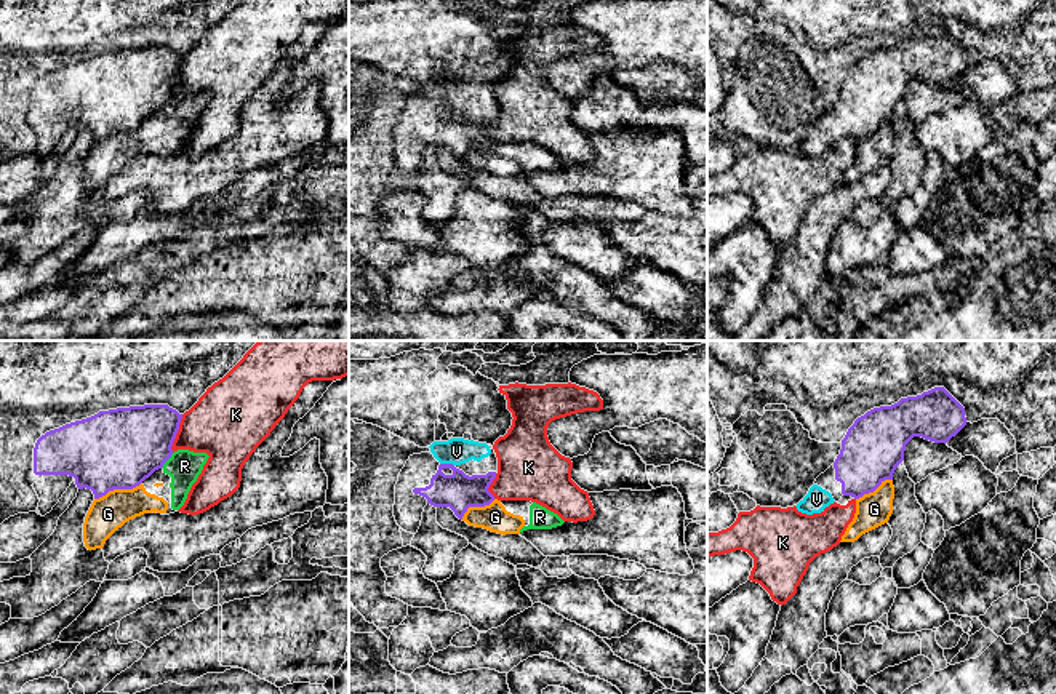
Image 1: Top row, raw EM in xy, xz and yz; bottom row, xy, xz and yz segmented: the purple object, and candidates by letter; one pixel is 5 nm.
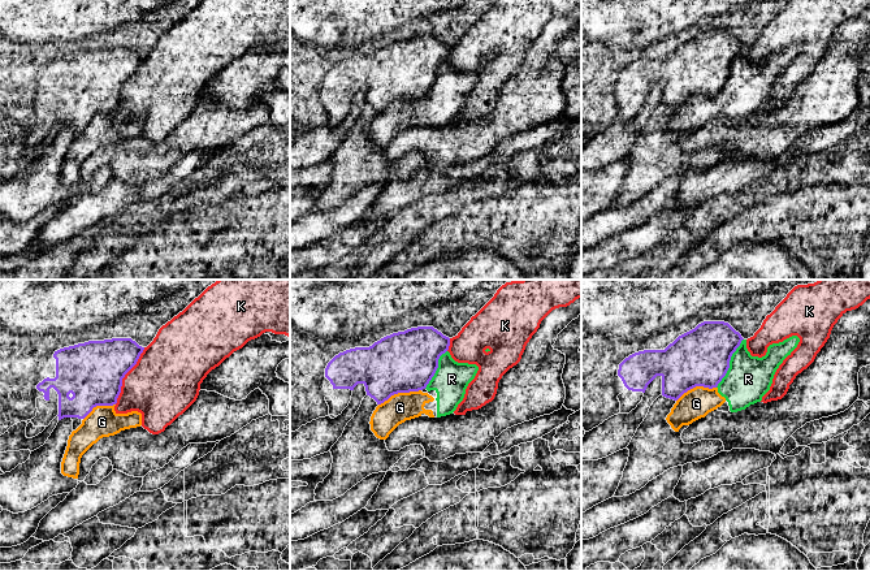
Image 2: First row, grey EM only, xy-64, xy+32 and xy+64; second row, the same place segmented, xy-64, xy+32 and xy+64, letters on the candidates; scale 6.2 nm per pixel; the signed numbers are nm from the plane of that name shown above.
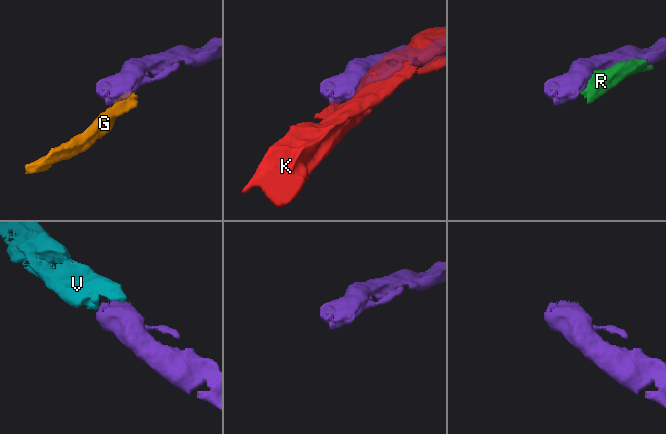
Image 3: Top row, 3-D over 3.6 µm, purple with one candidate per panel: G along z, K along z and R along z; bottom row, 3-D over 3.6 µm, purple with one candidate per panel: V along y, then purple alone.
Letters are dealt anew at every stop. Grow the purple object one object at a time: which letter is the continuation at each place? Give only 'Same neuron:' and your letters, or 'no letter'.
Same neuron: V

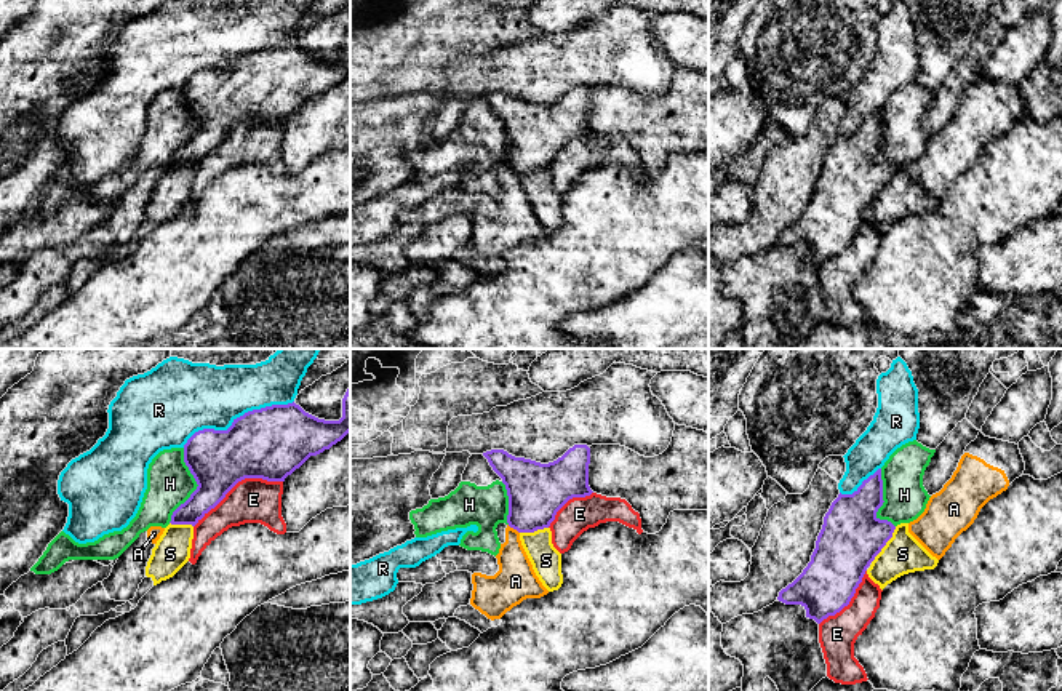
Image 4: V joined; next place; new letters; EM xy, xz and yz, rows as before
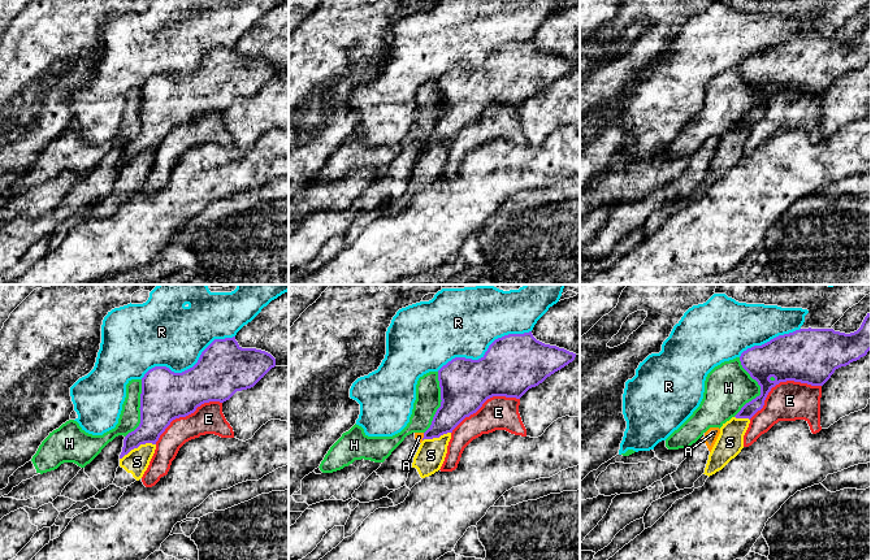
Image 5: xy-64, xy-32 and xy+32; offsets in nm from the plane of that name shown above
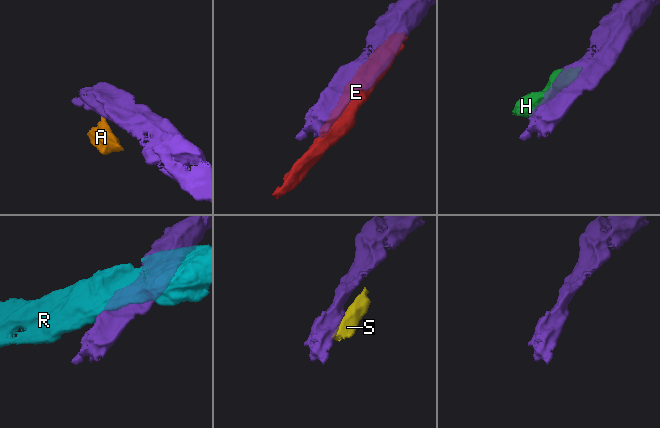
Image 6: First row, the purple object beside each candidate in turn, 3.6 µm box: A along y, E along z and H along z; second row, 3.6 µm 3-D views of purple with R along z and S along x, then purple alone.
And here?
Same neuron: no letter

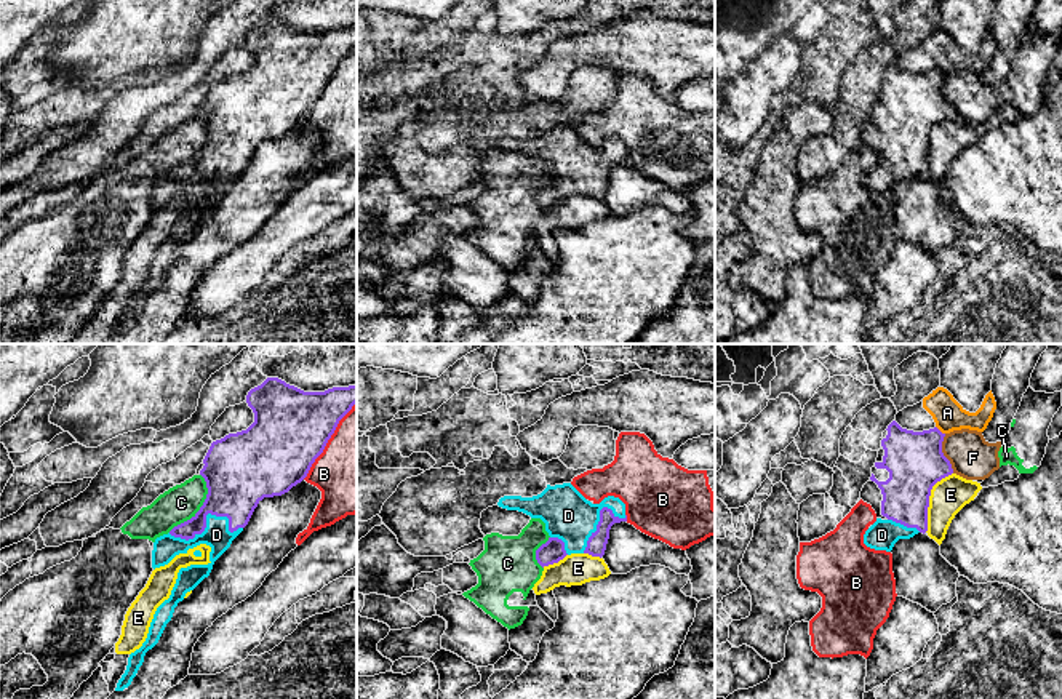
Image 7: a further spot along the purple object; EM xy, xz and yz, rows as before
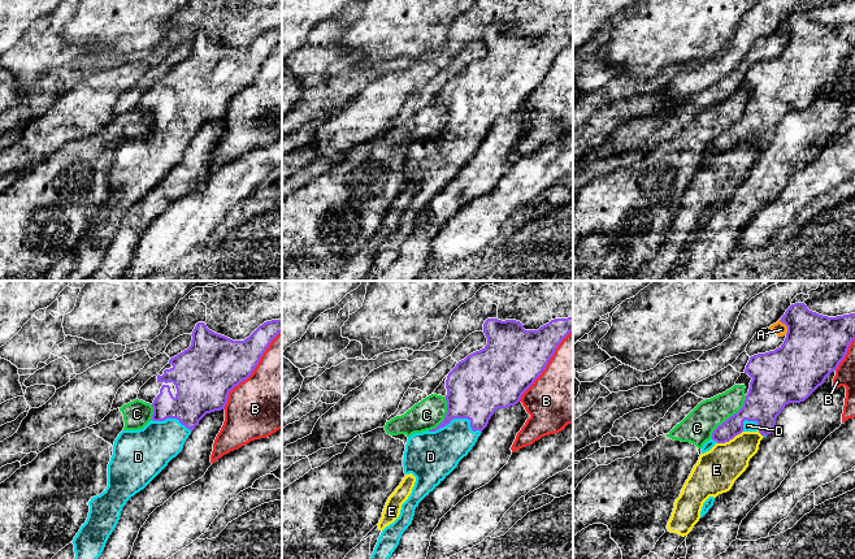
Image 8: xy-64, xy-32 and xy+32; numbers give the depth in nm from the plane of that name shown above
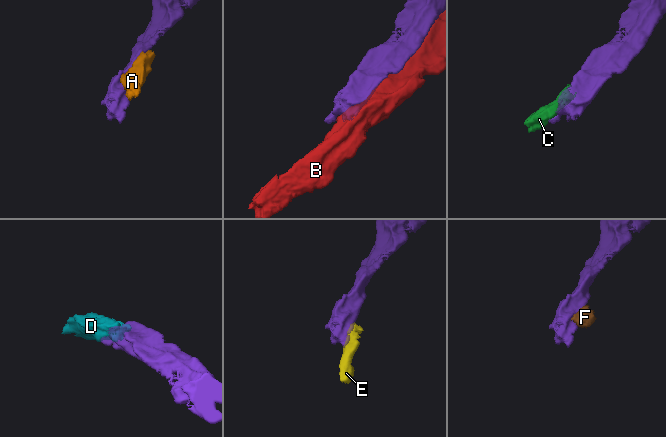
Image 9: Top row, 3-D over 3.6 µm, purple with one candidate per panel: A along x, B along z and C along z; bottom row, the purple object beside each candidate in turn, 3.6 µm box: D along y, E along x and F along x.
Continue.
Same neuron: D

